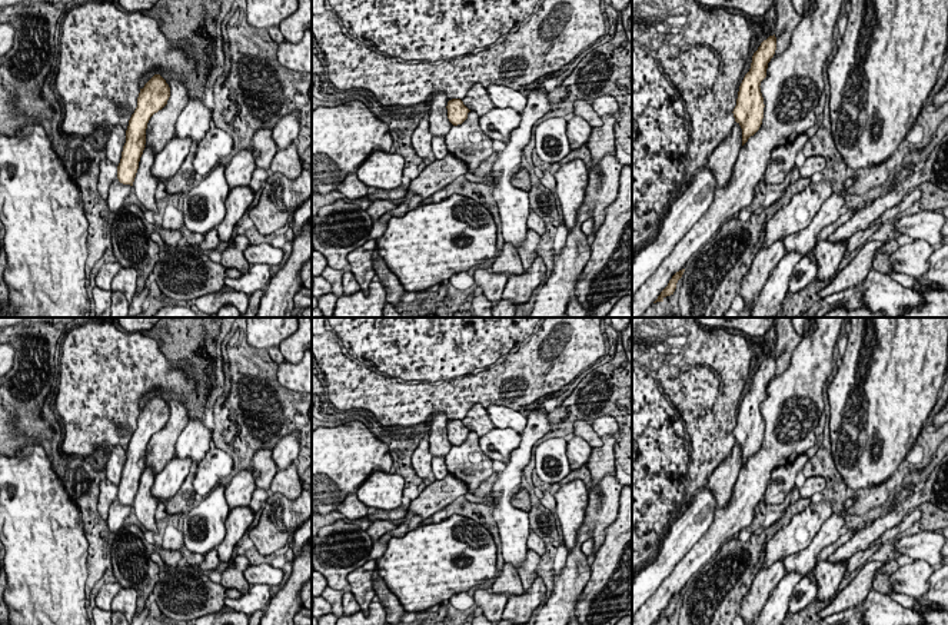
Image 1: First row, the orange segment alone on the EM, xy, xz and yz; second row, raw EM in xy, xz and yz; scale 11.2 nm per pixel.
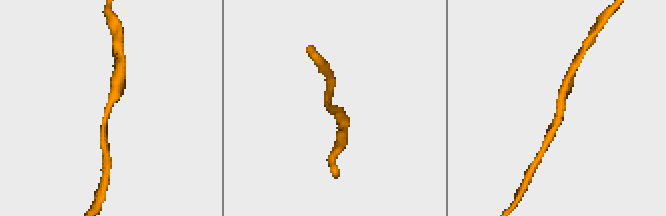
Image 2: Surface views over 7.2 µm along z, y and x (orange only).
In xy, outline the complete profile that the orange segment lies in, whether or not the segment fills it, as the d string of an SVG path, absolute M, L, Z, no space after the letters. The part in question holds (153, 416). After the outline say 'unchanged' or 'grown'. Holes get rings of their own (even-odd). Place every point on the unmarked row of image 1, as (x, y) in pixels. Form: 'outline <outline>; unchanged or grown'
outline M154 395L137 418L137 428L129 441L126 463L117 486L117 499L123 505L133 506L139 482L146 465L146 449L150 438L162 430L170 418L170 408L160 395Z; unchanged

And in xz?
outline M452 419L448 422L448 439L453 446L462 445L468 439L470 432L460 419Z; unchanged

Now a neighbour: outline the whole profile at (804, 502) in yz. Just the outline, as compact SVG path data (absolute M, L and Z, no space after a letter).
M799 498L759 535L752 533L746 542L736 535L724 543L709 562L691 576L682 595L679 625L731 625L762 568L768 542L809 503L811 498Z

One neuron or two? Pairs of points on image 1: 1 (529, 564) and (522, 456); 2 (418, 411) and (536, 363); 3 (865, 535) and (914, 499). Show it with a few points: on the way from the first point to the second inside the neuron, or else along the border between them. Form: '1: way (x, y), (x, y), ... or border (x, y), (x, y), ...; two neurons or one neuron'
1: border (528, 549), (526, 558), (516, 568); two neurons
2: way (448, 396), (494, 386), (506, 378); one neuron
3: way (877, 528), (902, 509); one neuron

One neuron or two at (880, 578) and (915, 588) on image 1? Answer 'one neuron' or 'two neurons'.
two neurons

